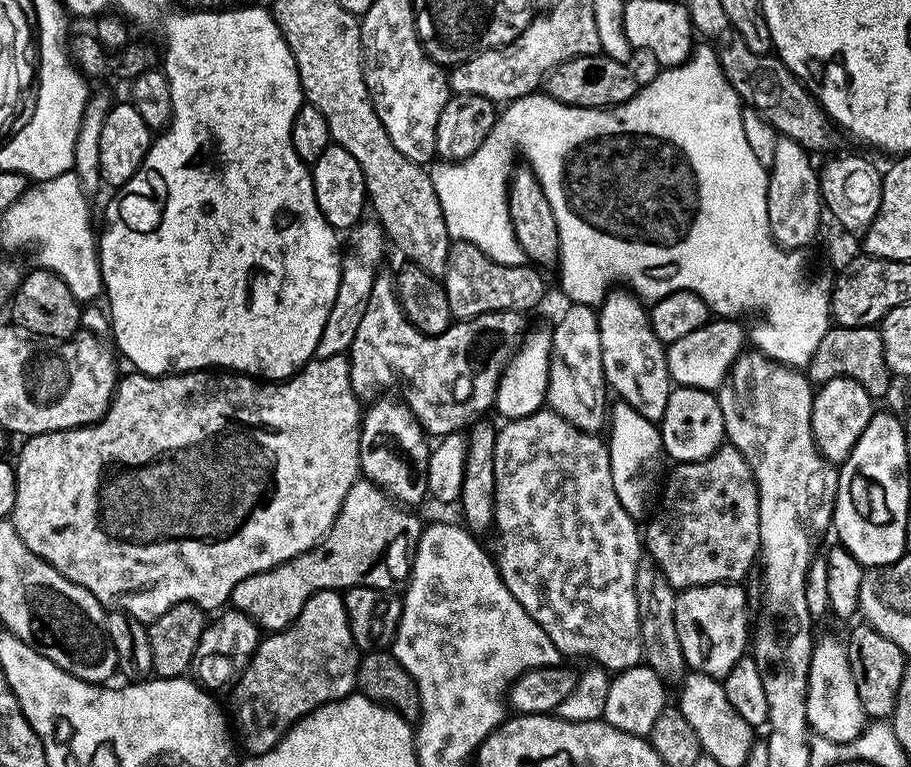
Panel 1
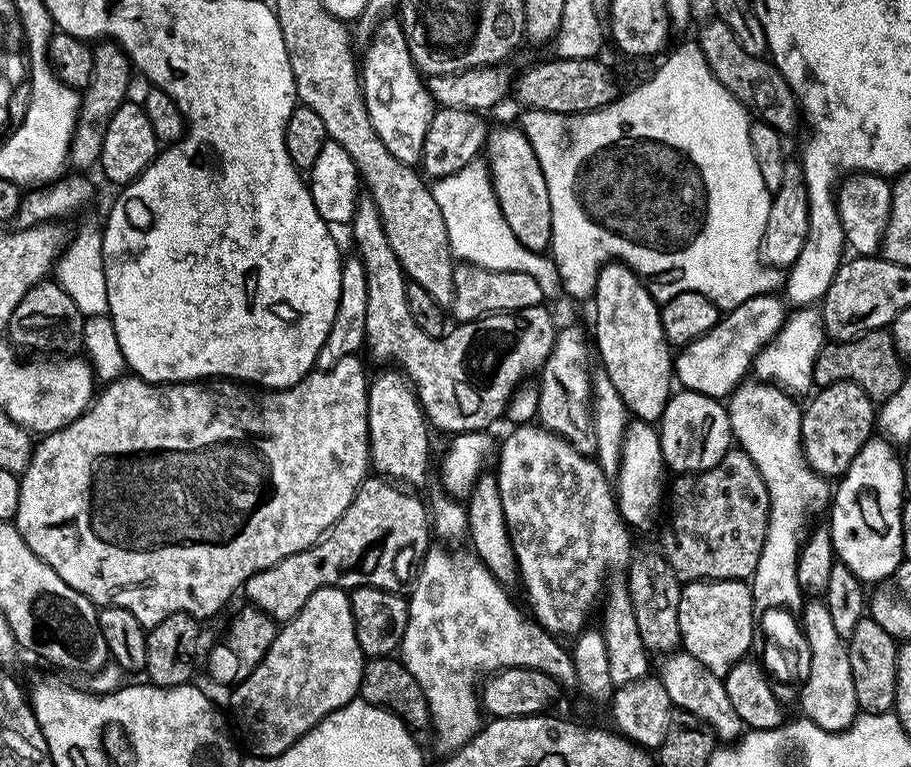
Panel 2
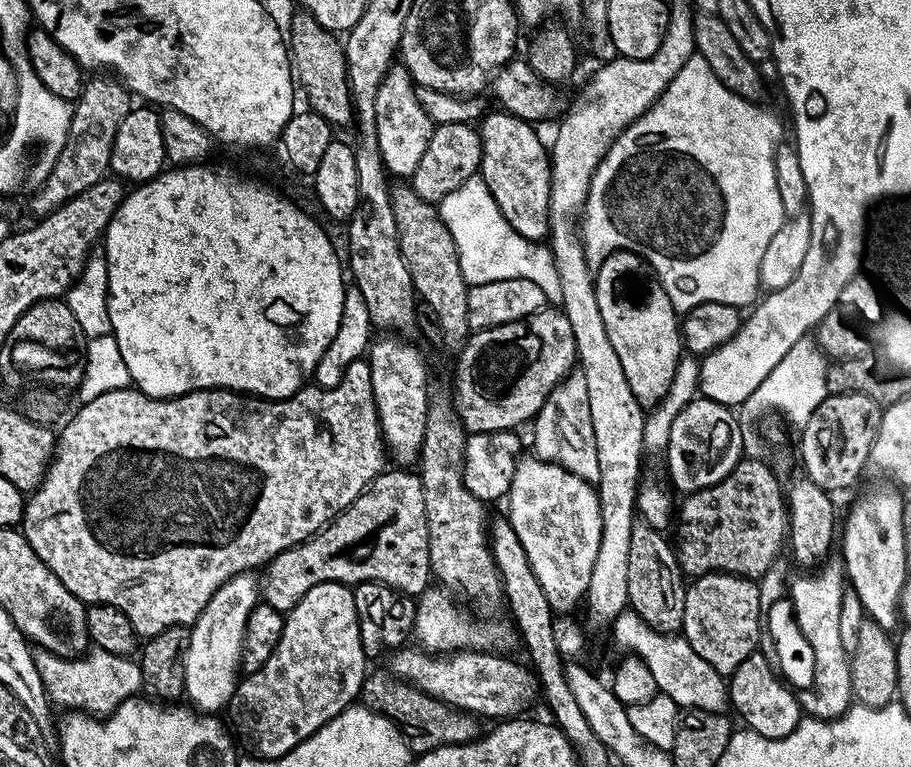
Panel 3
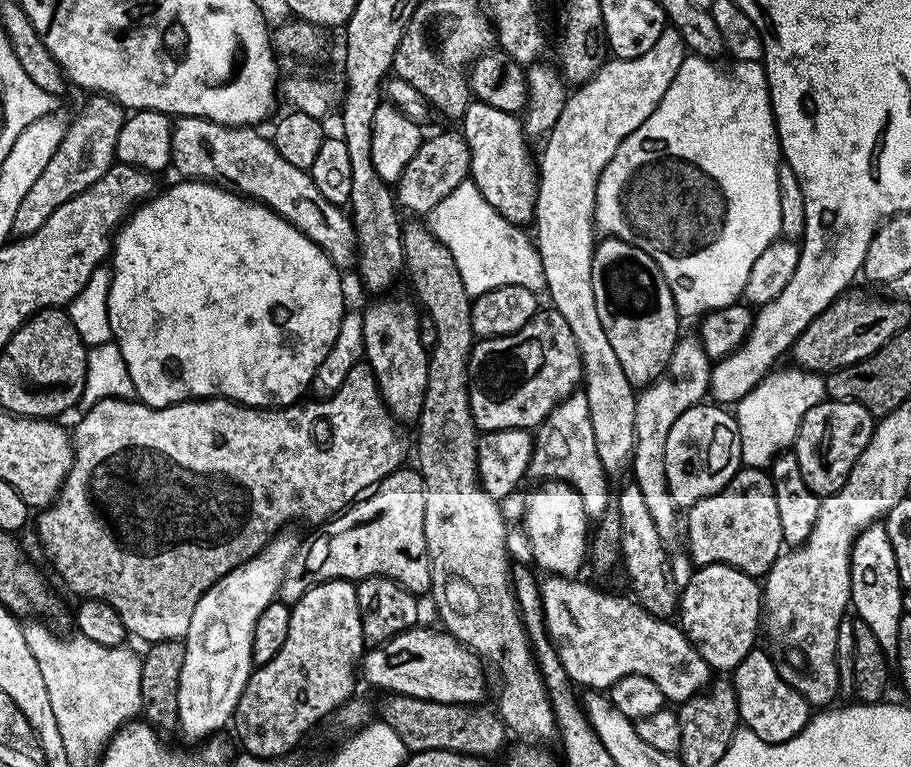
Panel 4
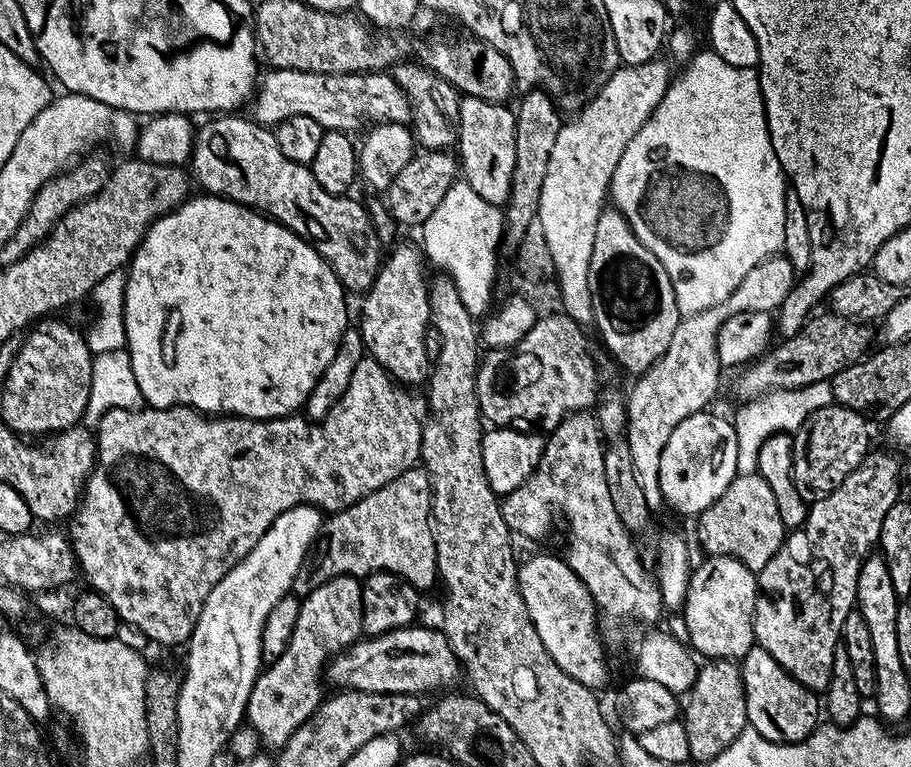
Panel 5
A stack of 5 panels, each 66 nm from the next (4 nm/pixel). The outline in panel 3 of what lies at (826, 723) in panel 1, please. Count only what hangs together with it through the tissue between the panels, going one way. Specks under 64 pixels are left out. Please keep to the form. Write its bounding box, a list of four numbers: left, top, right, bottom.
[790,558,854,720]

